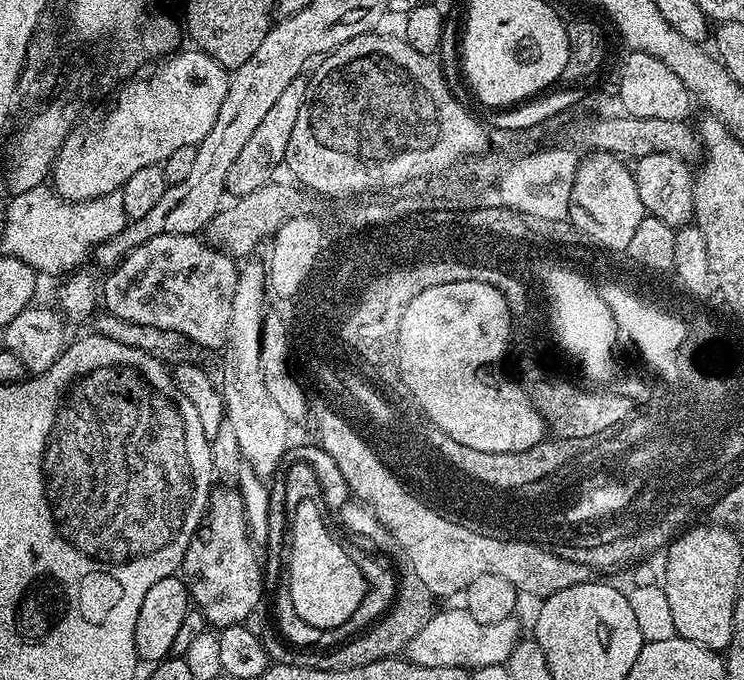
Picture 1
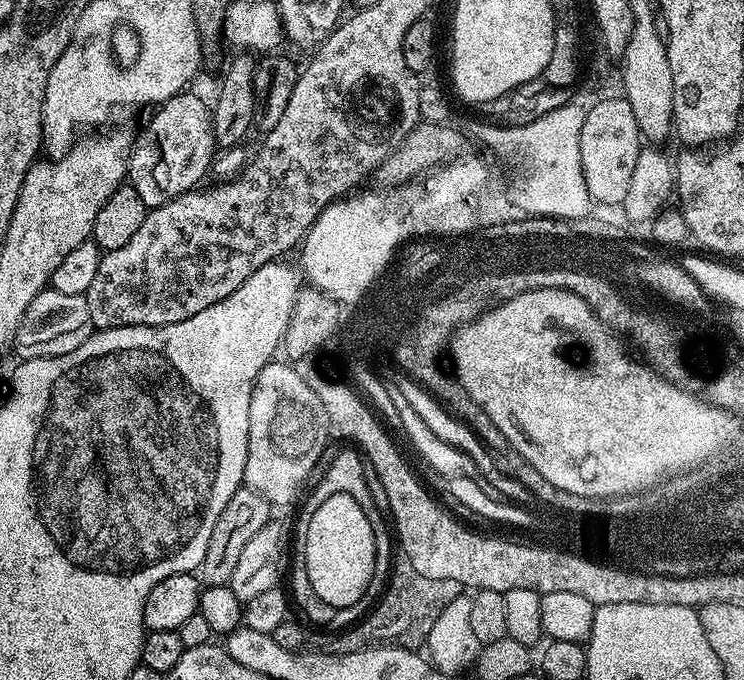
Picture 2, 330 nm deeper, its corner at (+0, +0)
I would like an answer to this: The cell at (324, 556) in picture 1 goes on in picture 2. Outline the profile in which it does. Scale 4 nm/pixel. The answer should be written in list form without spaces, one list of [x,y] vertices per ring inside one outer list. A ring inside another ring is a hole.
[[[332,494],[326,502],[319,506],[310,518],[309,529],[302,535],[302,551],[306,562],[306,574],[310,578],[310,586],[314,586],[314,594],[322,598],[322,602],[330,602],[337,610],[352,608],[366,594],[368,583],[374,574],[374,533],[370,530],[370,522],[366,522],[366,514],[350,494]]]

